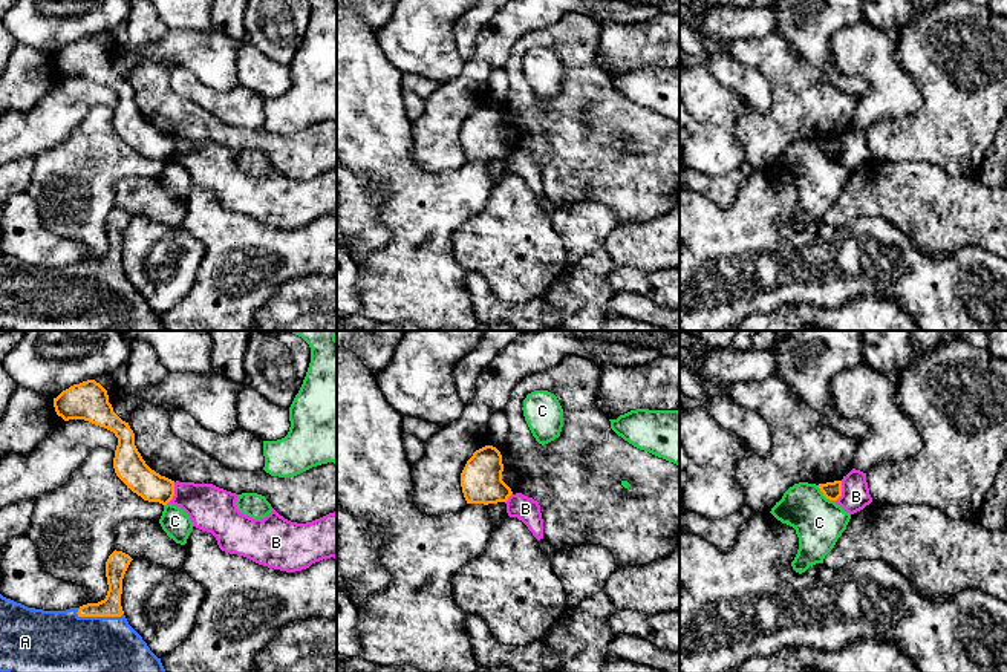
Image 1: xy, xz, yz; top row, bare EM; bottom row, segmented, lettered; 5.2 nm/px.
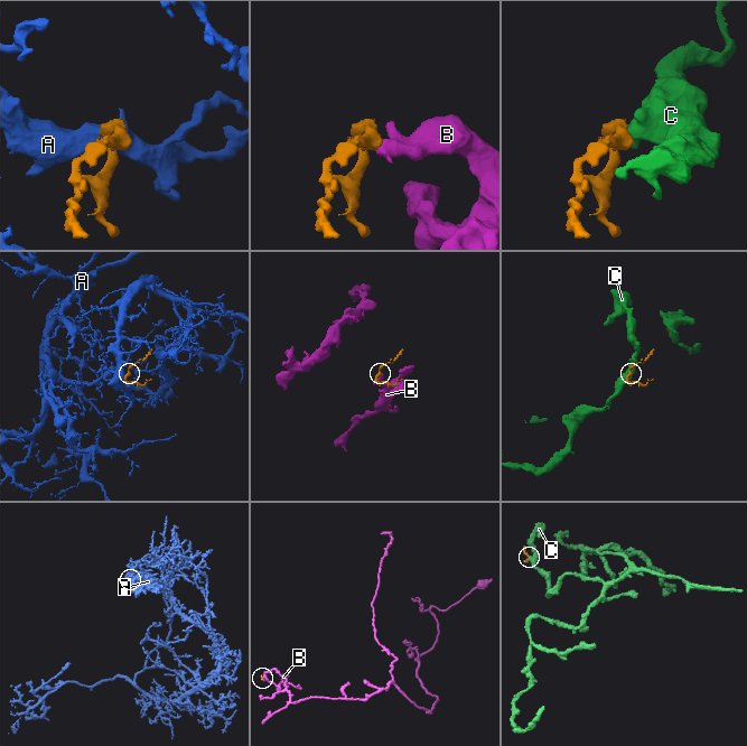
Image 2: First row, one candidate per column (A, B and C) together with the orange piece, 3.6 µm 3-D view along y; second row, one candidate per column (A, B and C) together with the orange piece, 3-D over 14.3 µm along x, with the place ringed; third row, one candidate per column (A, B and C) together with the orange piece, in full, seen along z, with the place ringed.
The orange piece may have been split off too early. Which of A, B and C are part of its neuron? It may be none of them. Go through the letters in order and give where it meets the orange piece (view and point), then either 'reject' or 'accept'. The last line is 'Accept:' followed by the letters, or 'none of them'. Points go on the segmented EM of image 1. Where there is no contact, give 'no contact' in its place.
A: meets orange in xy at (100, 616); accept
B: meets orange in yz at (840, 492); reject
C: meets orange in yz at (824, 495); reject
Accept: A

